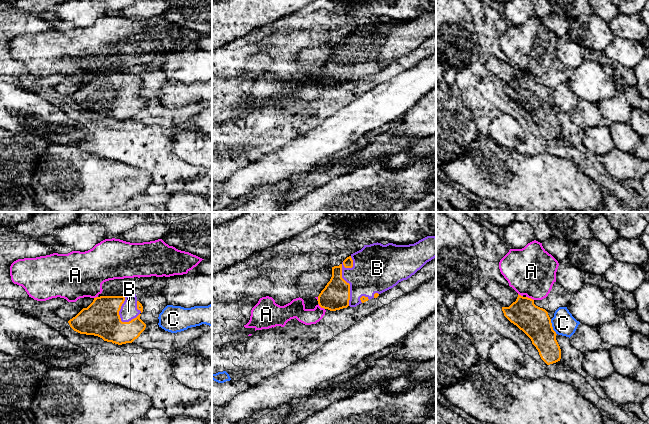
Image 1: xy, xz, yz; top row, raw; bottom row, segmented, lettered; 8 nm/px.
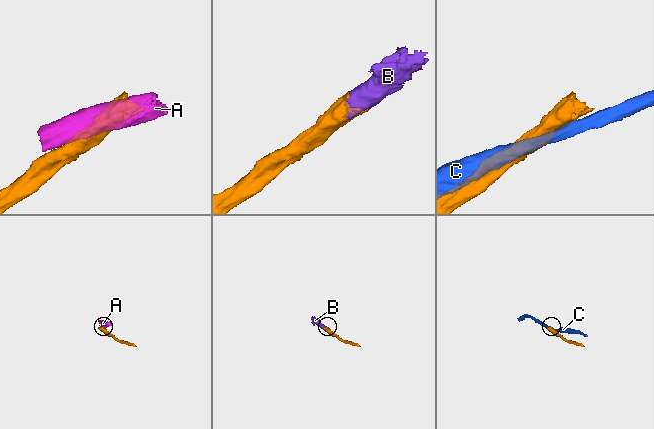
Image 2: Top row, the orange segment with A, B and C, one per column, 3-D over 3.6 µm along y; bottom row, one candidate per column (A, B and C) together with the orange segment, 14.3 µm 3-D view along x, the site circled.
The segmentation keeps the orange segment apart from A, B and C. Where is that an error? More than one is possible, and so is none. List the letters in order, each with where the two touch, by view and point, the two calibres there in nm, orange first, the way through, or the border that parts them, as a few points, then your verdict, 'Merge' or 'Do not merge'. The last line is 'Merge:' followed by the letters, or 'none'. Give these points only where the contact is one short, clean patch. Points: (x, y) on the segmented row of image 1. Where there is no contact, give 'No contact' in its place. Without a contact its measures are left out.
A: Touches orange at xz (321, 307). Thickness 220 nm (orange) against 140 nm. Boundary: xz (318, 303), (324, 309). Do not merge
B: Touches orange at xz (341, 276). Thickness 220 nm (orange) against 320 nm. Merge
C: Touches orange at yz (552, 327). Thickness 240 nm (orange) against 190 nm. Boundary: yz (550, 319), (552, 329), (556, 334). Do not merge
Merge: B

